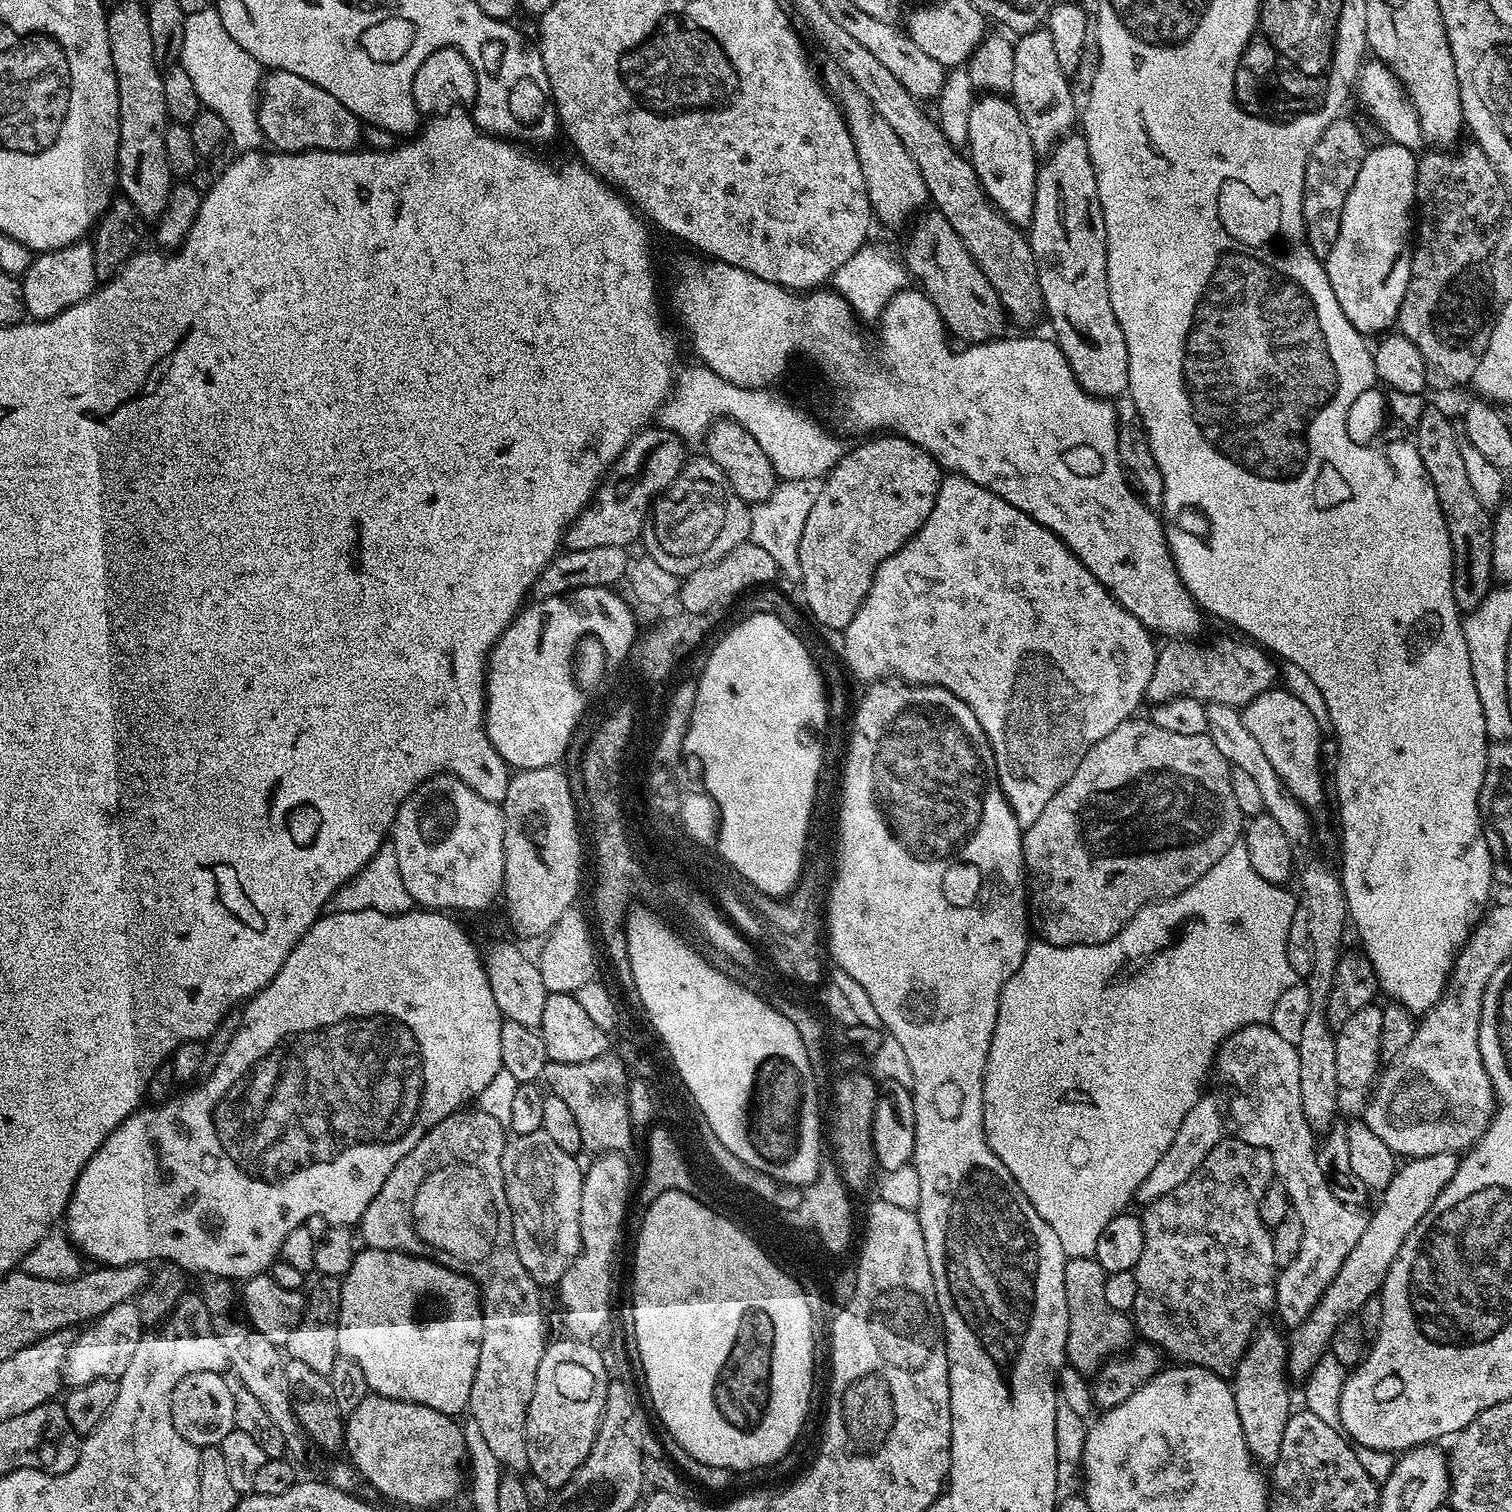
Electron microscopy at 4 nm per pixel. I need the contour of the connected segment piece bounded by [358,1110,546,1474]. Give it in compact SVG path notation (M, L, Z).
M461 1110L442 1118L442 1122L438 1122L438 1126L431 1128L422 1138L422 1142L418 1142L418 1146L414 1146L414 1150L410 1150L410 1154L406 1154L406 1158L402 1158L402 1162L398 1162L398 1166L394 1166L394 1170L390 1170L386 1182L382 1182L382 1190L378 1190L378 1194L374 1194L374 1202L370 1202L370 1206L366 1206L364 1217L358 1225L358 1232L360 1231L364 1235L365 1241L363 1243L367 1247L386 1250L387 1252L424 1254L429 1251L427 1248L440 1248L456 1257L457 1262L455 1261L455 1263L476 1281L484 1309L484 1325L482 1326L482 1342L478 1350L478 1370L474 1370L474 1386L470 1386L470 1398L468 1399L466 1412L470 1419L478 1422L494 1458L498 1458L501 1469L512 1474L524 1474L528 1472L526 1410L530 1406L530 1398L534 1398L534 1378L538 1374L538 1362L542 1362L542 1354L546 1347L546 1339L544 1340L544 1308L540 1305L542 1288L541 1285L534 1282L534 1278L530 1278L526 1266L522 1266L522 1258L518 1258L516 1247L512 1241L512 1211L506 1198L506 1186L502 1174L502 1154L506 1143L505 1125L499 1124L495 1118L490 1118L490 1114L485 1112L479 1110L468 1111L472 1110Z

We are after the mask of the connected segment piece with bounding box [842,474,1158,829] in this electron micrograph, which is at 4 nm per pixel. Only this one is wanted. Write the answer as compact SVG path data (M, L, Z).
M948 474L940 481L938 498L934 502L934 510L930 510L930 518L926 518L922 527L894 555L878 566L856 617L843 629L842 660L847 671L851 675L853 672L863 682L883 680L891 674L909 684L945 688L962 698L962 702L974 710L982 730L990 734L995 775L1016 815L1016 821L1020 823L1021 829L1025 829L1036 821L1038 814L1042 814L1046 802L1058 794L1074 770L1078 770L1078 762L1082 762L1084 755L1099 740L1106 738L1110 730L1129 719L1135 713L1132 711L1139 706L1140 699L1145 699L1158 651L1157 645L1152 645L1152 636L1148 632L1151 631L1143 622L1127 612L1108 588L1102 586L1102 582L1098 582L1090 570L1086 570L1086 566L1066 547L1064 541L1059 540L1046 526L1034 522L1032 516L1010 506L1010 502L998 494L970 482L966 477Z

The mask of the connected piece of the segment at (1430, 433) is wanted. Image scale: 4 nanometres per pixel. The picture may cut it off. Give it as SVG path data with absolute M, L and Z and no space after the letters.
M1425 407L1422 418L1418 418L1414 429L1414 443L1418 450L1418 458L1422 458L1422 466L1434 486L1434 494L1438 498L1438 506L1444 515L1448 527L1448 541L1452 547L1452 593L1454 602L1461 613L1467 614L1486 598L1486 594L1494 587L1492 574L1492 522L1493 517L1485 509L1478 498L1474 498L1474 490L1470 487L1470 478L1466 475L1466 465L1462 463L1461 441L1458 439L1458 428L1448 421L1448 416L1440 408Z

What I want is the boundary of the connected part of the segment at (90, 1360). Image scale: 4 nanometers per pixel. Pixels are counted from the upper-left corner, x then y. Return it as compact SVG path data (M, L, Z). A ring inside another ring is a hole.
M135 1303L119 1304L106 1310L106 1314L91 1321L70 1346L64 1363L63 1383L68 1388L77 1388L100 1378L116 1380L126 1366L130 1366L130 1358L134 1358L134 1350L138 1350L141 1335L142 1325Z

